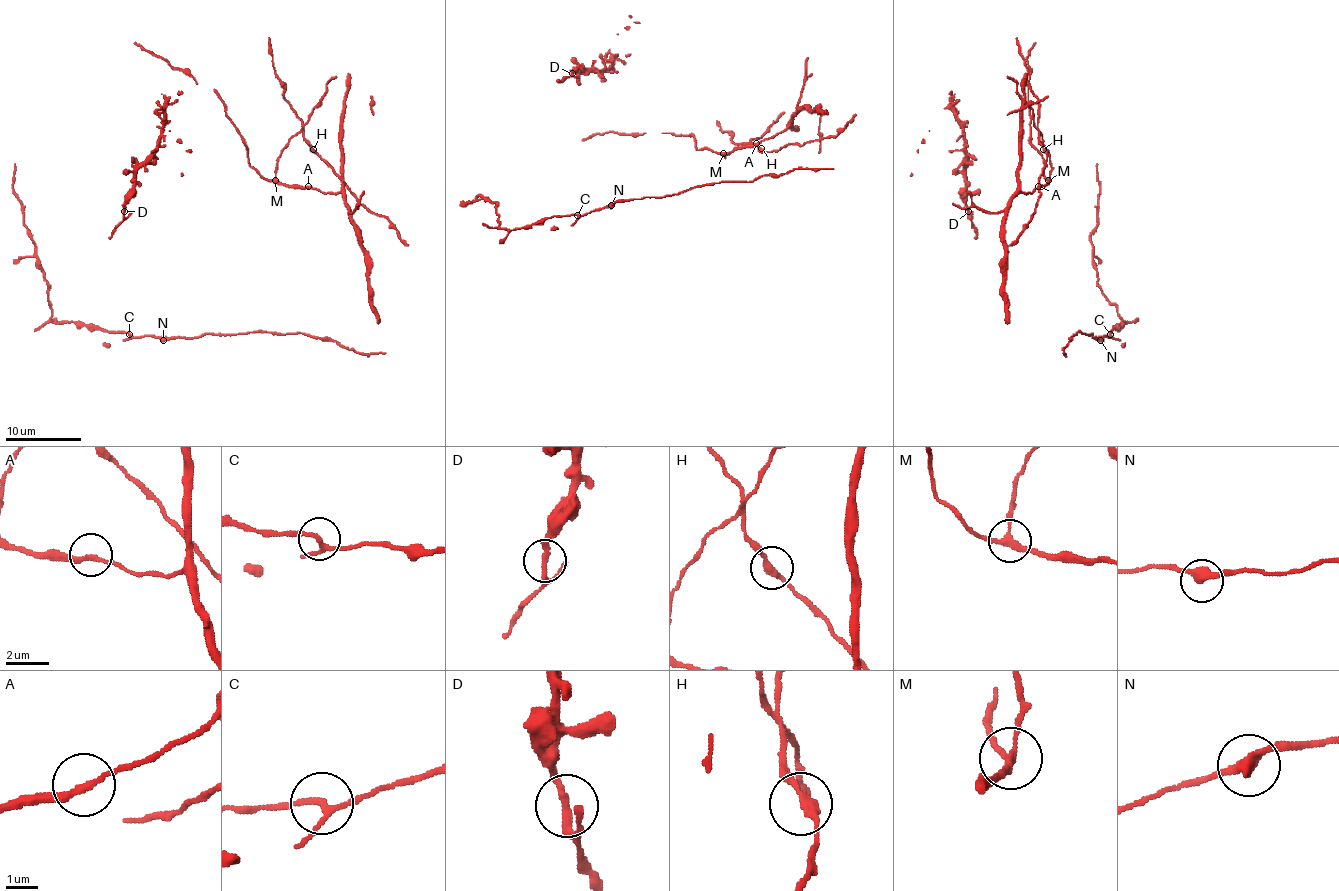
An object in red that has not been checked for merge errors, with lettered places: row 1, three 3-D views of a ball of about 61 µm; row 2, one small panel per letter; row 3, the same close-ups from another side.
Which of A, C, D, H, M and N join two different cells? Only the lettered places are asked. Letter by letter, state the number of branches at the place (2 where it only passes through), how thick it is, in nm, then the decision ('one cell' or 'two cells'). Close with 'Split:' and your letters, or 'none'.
A: 2 | 200 nm | one cell
C: 3 | 170 nm | one cell
D: 3 | 200 nm | one cell
H: 2 | 280 nm | one cell
M: 3 | 200 nm | one cell
N: 2 | 360 nm | one cell
Split: none

